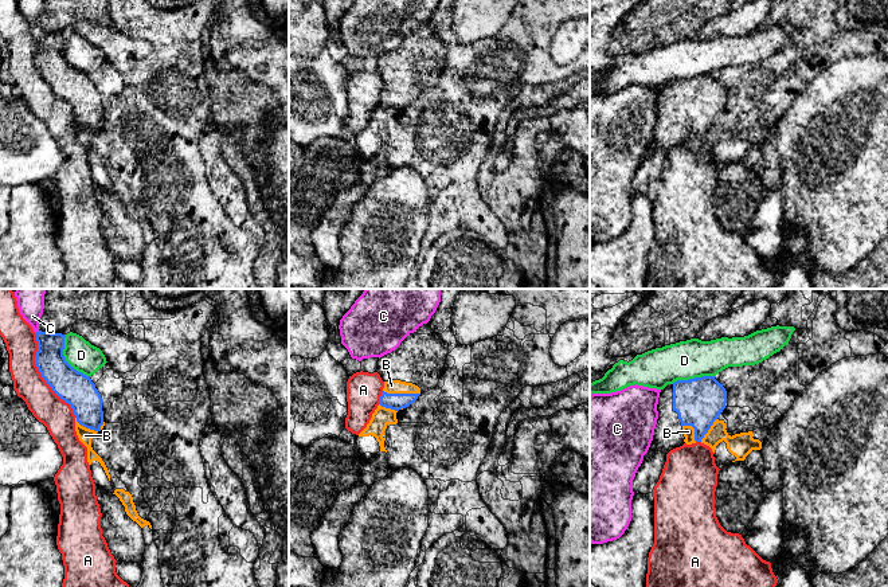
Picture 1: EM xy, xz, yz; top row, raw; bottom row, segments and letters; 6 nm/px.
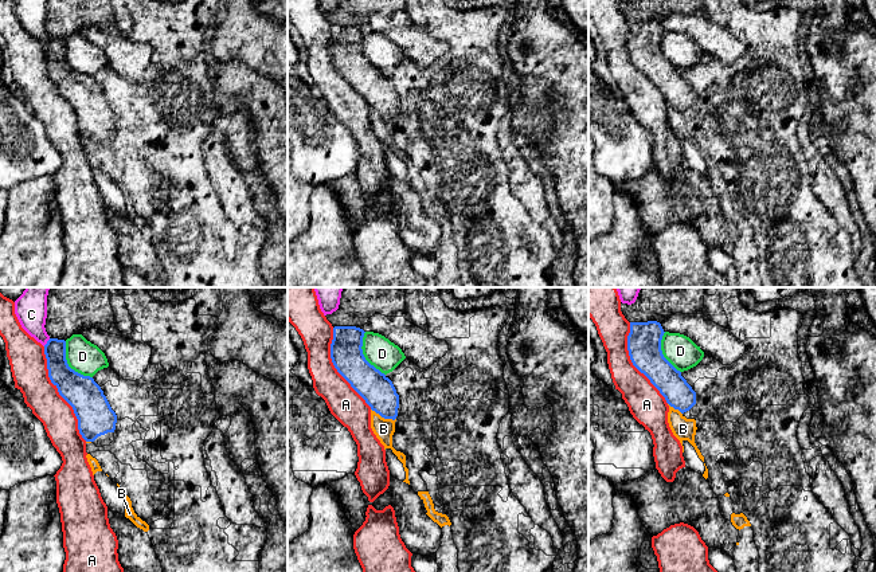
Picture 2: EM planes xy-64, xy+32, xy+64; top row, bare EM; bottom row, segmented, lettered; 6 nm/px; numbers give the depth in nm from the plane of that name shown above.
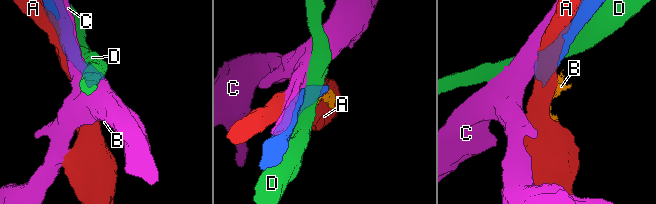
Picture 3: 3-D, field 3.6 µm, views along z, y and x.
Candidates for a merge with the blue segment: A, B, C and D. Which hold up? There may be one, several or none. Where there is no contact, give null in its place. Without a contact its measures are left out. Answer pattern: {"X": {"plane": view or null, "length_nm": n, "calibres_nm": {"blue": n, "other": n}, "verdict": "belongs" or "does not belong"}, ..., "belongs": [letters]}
{"A": {"plane": "xy", "length_nm": 550, "calibres_nm": {"blue": 200, "other": 190}, "verdict": "does not belong"}, "B": {"plane": "xz", "length_nm": 220, "calibres_nm": {"blue": 100, "other": 80}, "verdict": "does not belong"}, "C": {"plane": "xy", "length_nm": 30, "calibres_nm": {"blue": 170, "other": 130}, "verdict": "does not belong"}, "D": {"plane": "xy", "length_nm": 300, "calibres_nm": {"blue": 200, "other": 180}, "verdict": "does not belong"}, "belongs": []}

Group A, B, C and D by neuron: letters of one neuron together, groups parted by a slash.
A / B / C / D

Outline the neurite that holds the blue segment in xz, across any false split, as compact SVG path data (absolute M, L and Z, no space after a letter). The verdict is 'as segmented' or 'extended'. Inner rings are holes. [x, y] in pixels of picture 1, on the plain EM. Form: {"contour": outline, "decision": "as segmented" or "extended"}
{"contour": "M382 91L380 105L399 110L412 103L420 93L387 93Z", "decision": "as segmented"}

